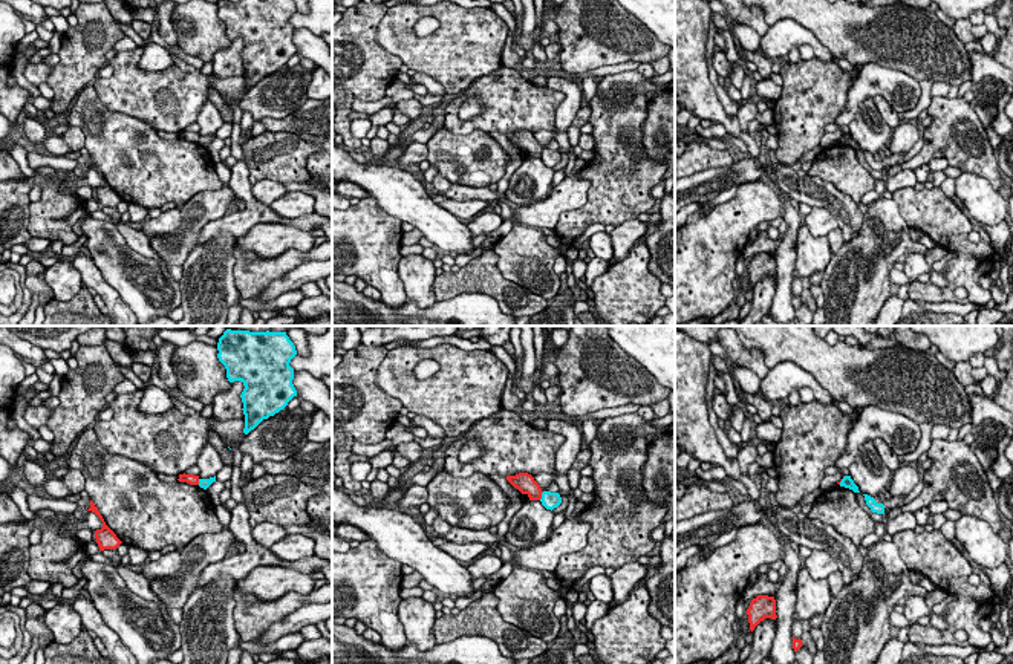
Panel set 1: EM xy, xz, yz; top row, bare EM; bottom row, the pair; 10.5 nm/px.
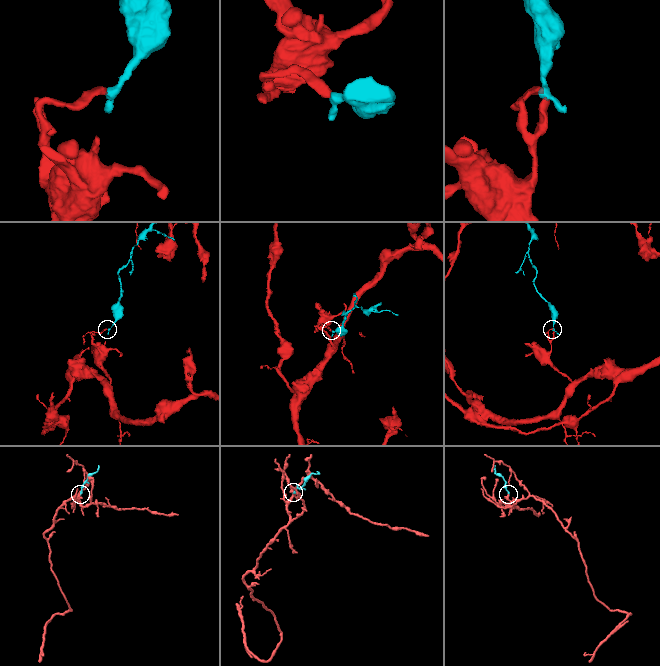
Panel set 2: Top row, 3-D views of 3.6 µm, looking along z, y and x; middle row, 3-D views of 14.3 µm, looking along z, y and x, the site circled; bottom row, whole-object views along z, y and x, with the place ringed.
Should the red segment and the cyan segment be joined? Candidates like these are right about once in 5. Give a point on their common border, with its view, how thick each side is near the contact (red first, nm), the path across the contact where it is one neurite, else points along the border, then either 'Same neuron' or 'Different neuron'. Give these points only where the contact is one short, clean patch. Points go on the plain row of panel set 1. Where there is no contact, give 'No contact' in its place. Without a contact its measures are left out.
Touches red at xz (540, 153). Thickness 200 nm (red) against 180 nm. Boundary: xz (543, 149), (539, 156). Different neuron

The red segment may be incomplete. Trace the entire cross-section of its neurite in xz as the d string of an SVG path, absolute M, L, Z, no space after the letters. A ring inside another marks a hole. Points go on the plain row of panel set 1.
M519 130L516 133L506 133L506 138L517 145L522 151L526 151L529 158L542 156L542 145L528 130Z

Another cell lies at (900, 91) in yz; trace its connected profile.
M875 63L862 66L860 75L848 92L845 110L835 118L839 127L832 133L825 133L820 147L828 148L843 136L842 125L849 125L857 115L858 104L866 98L883 96L888 104L897 112L904 113L917 107L921 87L917 80L907 73Z

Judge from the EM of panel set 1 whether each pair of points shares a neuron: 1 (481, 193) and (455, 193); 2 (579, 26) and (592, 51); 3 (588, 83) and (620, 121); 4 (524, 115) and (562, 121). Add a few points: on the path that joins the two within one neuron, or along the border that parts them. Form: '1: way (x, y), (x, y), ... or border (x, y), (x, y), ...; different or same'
1: way (475, 193), (461, 193); same
2: way (583, 32), (592, 45); same
3: border (597, 84), (596, 95), (588, 104); different
4: border (545, 86), (563, 95), (556, 112), (554, 127); different

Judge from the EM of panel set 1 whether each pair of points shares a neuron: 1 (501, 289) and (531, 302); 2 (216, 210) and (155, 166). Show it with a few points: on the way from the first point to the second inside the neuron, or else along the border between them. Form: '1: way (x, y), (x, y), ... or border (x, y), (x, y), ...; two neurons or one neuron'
1: way (508, 294), (517, 302), (524, 302); one neuron
2: border (222, 184), (219, 188), (195, 193), (179, 208); two neurons

